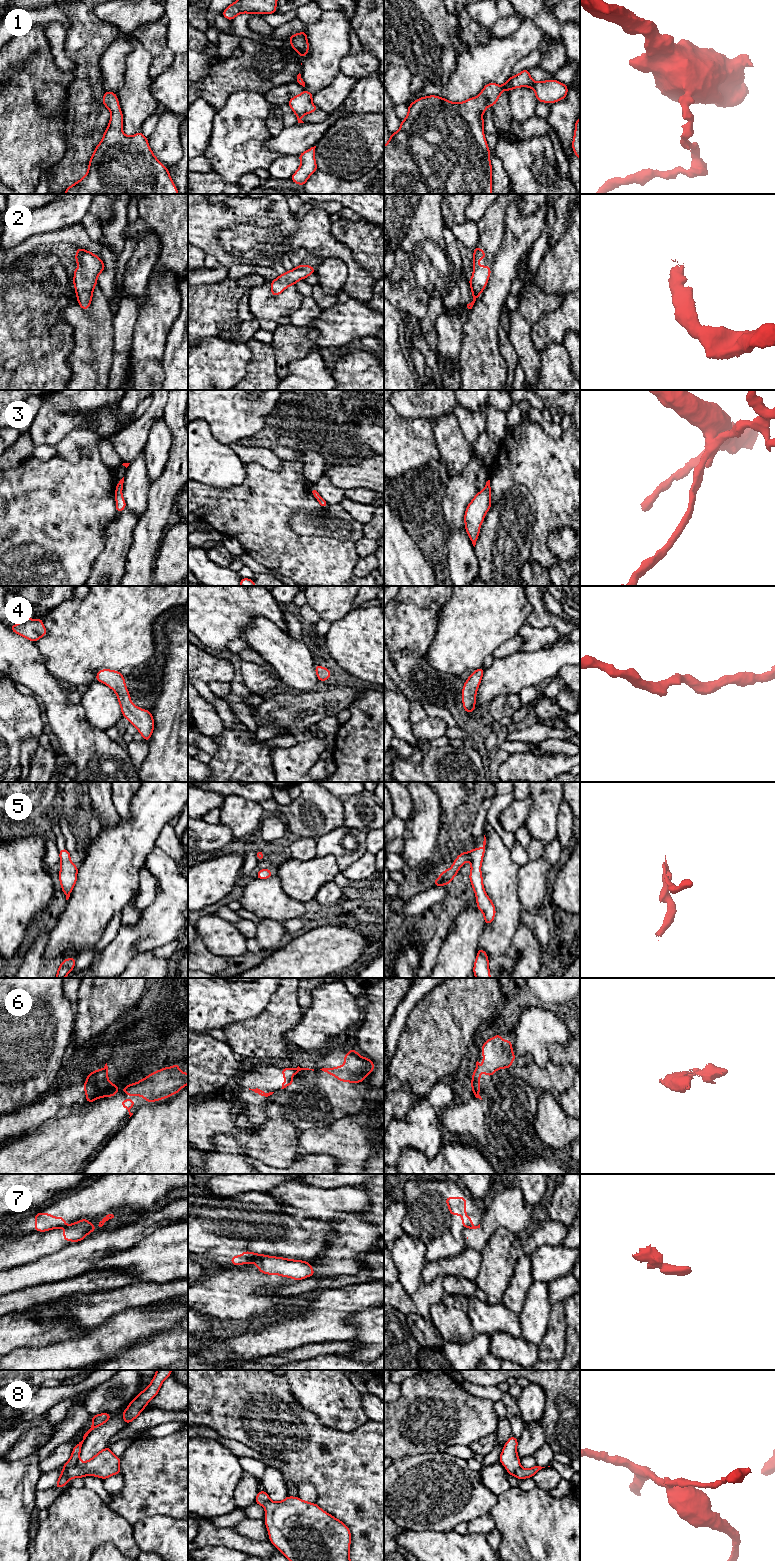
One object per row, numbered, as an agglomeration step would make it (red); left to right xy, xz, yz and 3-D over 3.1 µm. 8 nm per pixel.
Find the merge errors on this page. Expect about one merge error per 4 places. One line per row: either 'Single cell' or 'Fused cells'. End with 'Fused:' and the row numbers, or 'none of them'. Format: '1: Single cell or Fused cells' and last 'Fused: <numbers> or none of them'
1: Single cell
2: Single cell
3: Single cell
4: Single cell
5: Single cell
6: Fused cells
7: Fused cells
8: Fused cells
Fused: 6, 7, 8

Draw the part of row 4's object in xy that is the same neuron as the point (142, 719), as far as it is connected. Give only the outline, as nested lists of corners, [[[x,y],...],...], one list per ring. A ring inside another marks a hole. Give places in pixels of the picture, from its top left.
[[[101,669],[96,674],[96,681],[104,683],[117,694],[122,715],[137,728],[144,740],[148,742],[155,726],[153,716],[149,710],[140,709],[132,703],[124,676],[120,671]]]

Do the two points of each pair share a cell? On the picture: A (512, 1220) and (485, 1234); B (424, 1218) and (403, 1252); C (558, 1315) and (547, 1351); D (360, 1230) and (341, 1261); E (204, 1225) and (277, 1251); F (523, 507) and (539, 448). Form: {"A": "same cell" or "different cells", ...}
{"A": "same cell", "B": "different cells", "C": "same cell", "D": "same cell", "E": "same cell", "F": "different cells"}

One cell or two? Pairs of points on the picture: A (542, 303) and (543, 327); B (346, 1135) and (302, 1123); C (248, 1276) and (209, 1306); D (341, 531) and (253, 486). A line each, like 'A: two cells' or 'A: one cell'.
A: two cells
B: two cells
C: one cell
D: two cells

